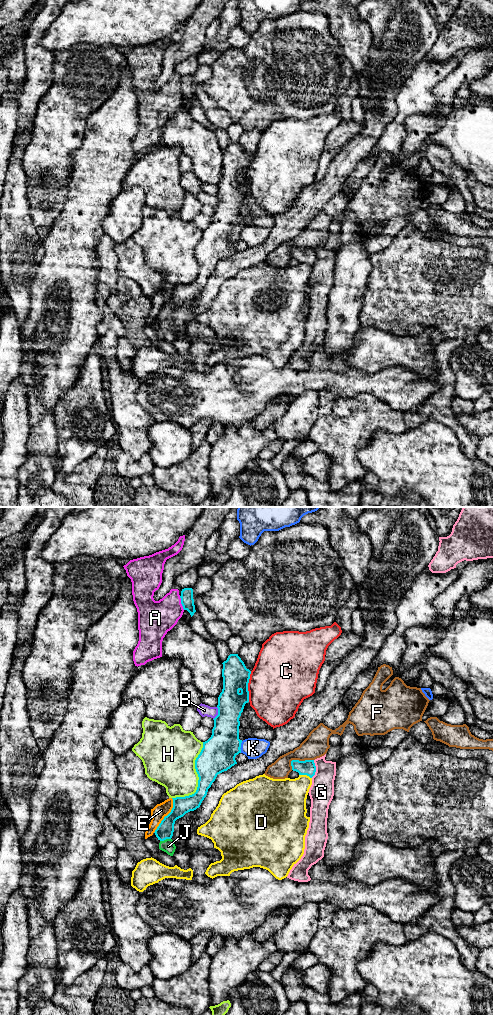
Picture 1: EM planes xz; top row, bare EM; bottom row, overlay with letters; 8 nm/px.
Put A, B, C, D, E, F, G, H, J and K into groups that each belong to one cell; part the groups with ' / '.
A / B / C / D / E / F / G / H / J / K

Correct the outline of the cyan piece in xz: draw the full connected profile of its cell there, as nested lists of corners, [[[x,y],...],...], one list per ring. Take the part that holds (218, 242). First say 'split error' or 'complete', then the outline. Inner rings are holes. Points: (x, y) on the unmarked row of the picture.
split error | [[[230,142],[222,152],[223,177],[218,185],[218,203],[213,207],[211,225],[203,230],[203,236],[195,248],[199,265],[197,278],[189,284],[172,286],[171,300],[154,320],[160,329],[159,337],[170,344],[173,344],[176,337],[171,327],[175,309],[200,295],[217,263],[237,252],[235,245],[241,241],[239,206],[245,192],[249,190],[251,159],[238,142]]]

